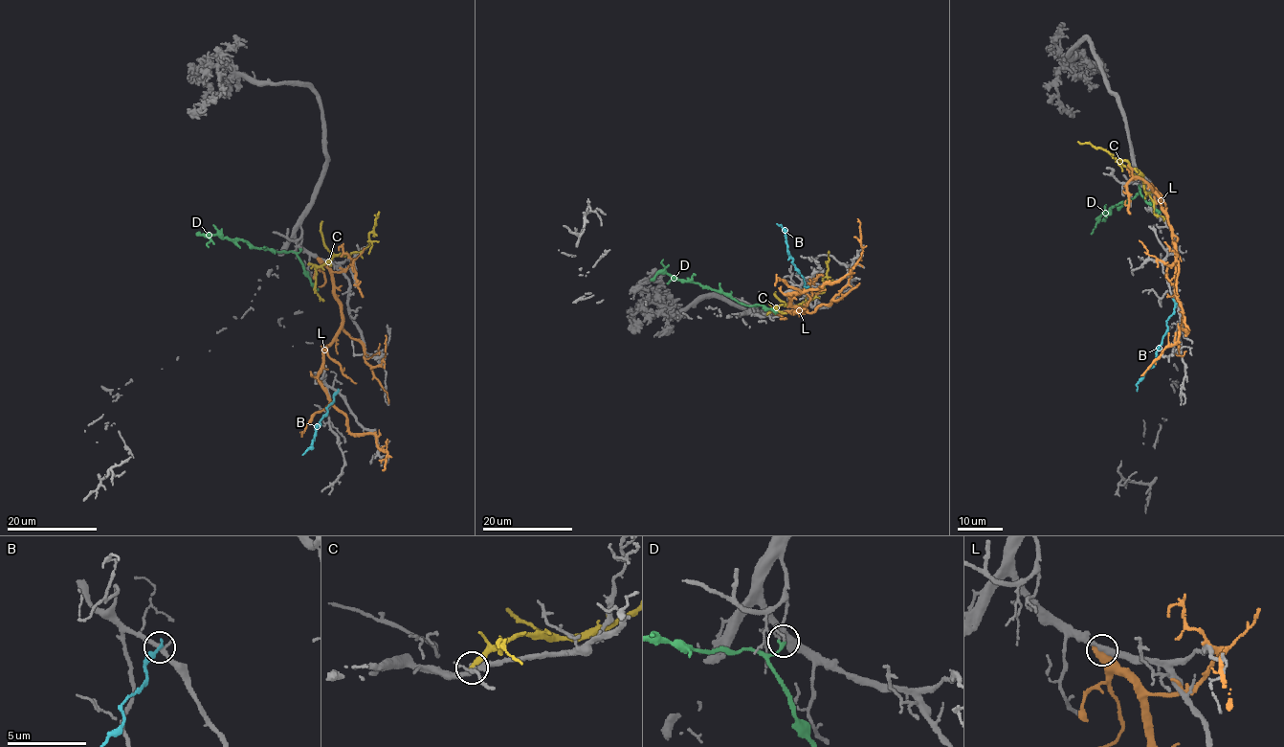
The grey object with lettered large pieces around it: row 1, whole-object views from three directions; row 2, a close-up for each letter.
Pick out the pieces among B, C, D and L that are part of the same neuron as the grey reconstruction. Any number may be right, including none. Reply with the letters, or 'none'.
D

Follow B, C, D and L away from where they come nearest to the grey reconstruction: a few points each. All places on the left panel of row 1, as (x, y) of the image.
B: (338, 391), (317, 427), (312, 446), (302, 455)
C: (309, 264), (322, 265), (336, 255), (363, 251), (368, 244), (378, 212)
D: (301, 248), (298, 252), (276, 252), (250, 247), (240, 239), (213, 235), (206, 244), (209, 247)
L: (320, 259), (333, 282), (342, 328), (324, 350), (319, 382), (349, 431), (376, 437), (387, 454), (382, 470)

